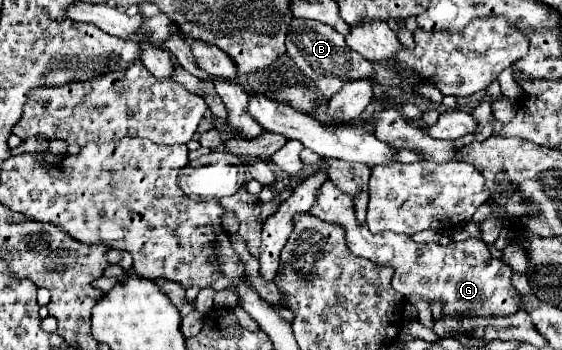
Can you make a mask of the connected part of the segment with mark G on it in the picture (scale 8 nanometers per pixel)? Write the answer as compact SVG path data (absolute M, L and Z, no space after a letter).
M325 180L325 184L317 190L317 200L313 204L313 208L309 210L311 216L317 216L323 222L329 224L339 224L345 230L345 240L351 252L355 252L357 256L369 258L375 264L393 267L394 274L391 280L391 286L403 294L405 298L411 296L419 296L419 298L427 298L427 302L431 304L433 300L441 300L443 312L445 314L473 314L473 316L511 316L519 310L519 294L515 292L515 288L511 286L511 268L489 256L489 248L483 240L477 238L469 238L463 242L449 242L447 246L441 246L437 242L429 242L429 244L417 244L411 240L411 236L407 234L393 234L393 232L381 232L381 234L371 234L367 226L359 224L355 218L355 210L353 210L353 198L349 194L343 194L331 180Z

